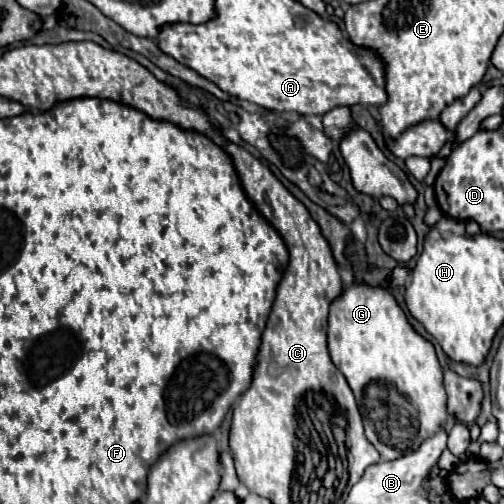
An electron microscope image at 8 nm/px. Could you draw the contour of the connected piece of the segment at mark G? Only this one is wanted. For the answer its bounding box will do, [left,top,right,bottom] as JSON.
[329,284,447,460]

